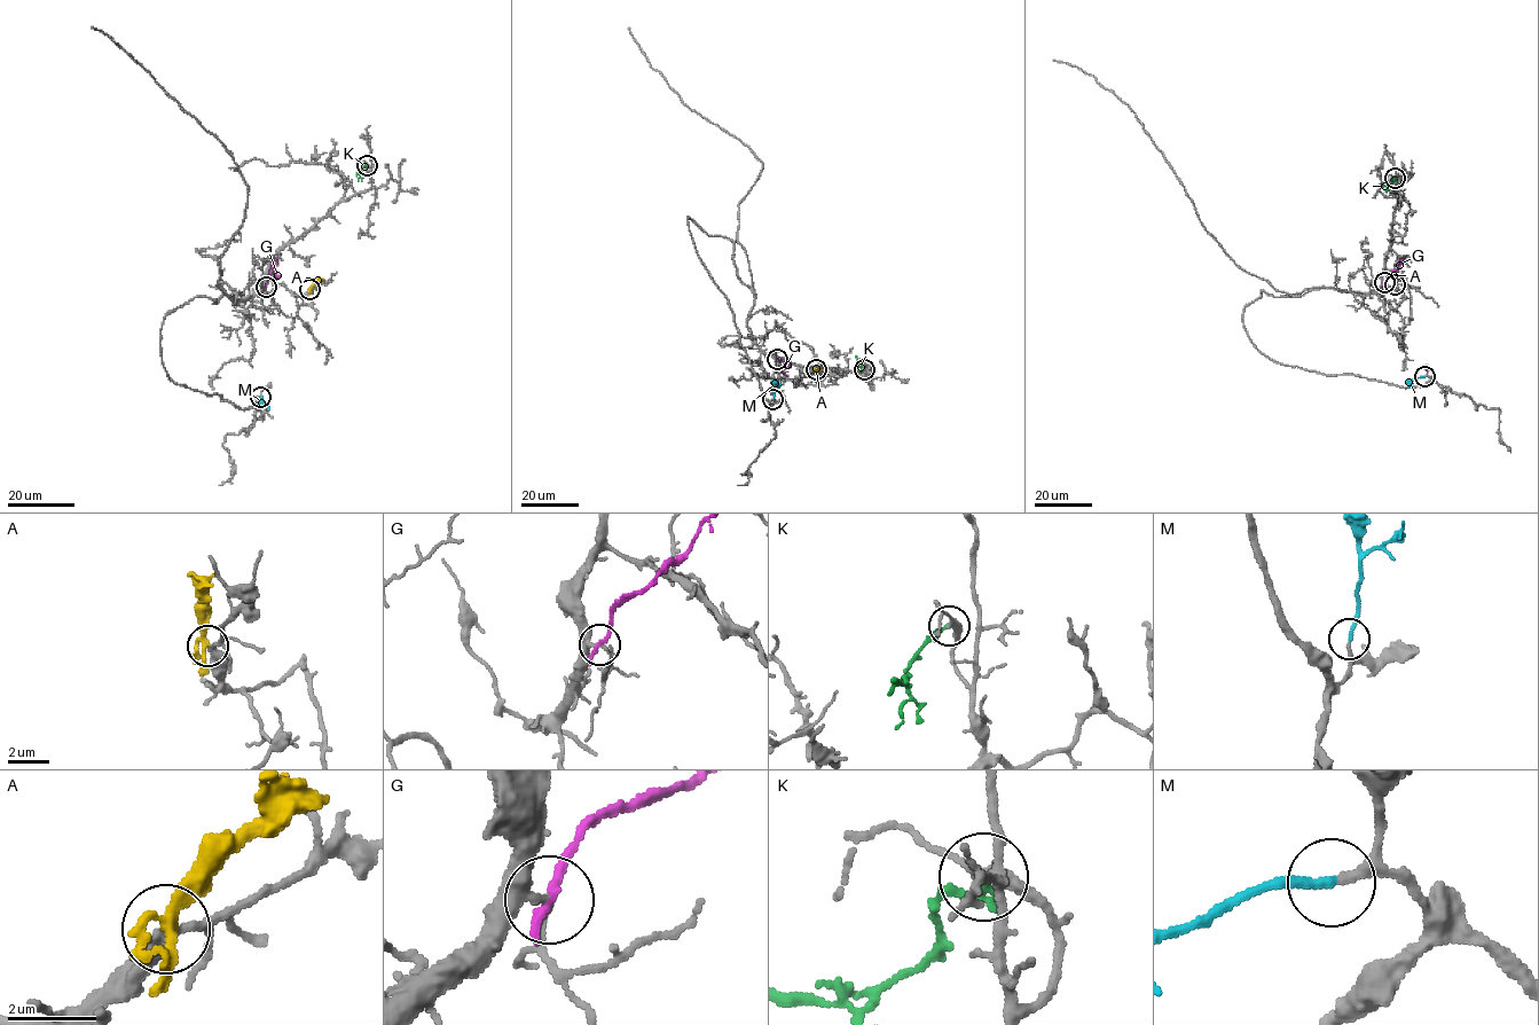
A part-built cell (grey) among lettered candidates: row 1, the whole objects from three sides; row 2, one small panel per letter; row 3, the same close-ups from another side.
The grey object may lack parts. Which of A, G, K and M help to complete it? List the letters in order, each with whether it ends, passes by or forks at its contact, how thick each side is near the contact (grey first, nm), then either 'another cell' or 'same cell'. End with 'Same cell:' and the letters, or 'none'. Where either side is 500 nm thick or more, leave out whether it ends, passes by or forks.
A: it forks there; 300 nm thick on the grey side, 200 nm on the other; another cell
G: it ends there; 160 nm thick on the grey side, 280 nm on the other; another cell
K: it ends there; 200 nm thick on the grey side, 240 nm on the other; another cell
M: it ends there; 140 nm thick on the grey side, 190 nm on the other; same cell
Same cell: M

